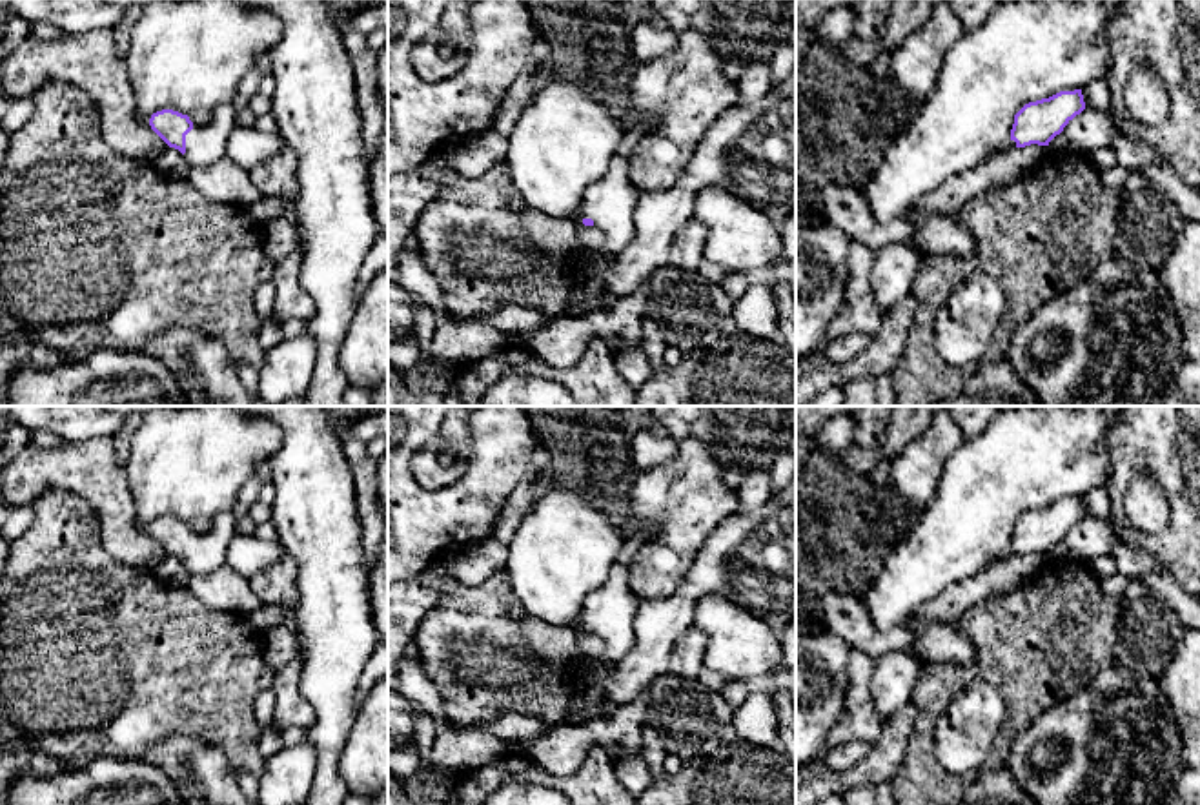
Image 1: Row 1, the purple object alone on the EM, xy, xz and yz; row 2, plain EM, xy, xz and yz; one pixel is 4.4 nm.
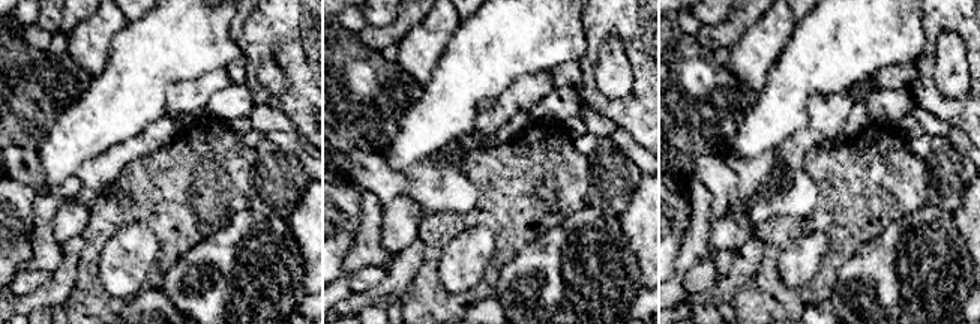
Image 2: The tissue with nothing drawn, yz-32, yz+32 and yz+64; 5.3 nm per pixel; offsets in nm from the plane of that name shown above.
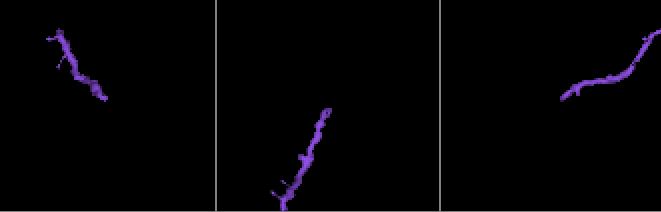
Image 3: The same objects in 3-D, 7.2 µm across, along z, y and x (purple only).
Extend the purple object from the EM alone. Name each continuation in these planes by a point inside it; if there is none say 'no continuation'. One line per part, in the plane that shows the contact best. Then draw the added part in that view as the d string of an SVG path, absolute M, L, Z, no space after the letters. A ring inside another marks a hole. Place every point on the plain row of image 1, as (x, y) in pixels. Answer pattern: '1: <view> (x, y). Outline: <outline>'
1: xy (204, 552). Outline: M231 512L213 517L208 534L193 534L186 543L186 570L191 576L206 576L226 565L228 546L235 535L235 515Z

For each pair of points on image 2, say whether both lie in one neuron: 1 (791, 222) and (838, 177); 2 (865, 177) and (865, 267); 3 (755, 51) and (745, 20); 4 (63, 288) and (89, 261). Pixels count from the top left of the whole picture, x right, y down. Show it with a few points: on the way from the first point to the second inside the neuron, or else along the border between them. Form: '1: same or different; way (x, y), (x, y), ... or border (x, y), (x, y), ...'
1: same; way (808, 222), (838, 194)
2: different; border (893, 224), (868, 240), (839, 269)
3: different; border (764, 15), (730, 48)
4: different; border (84, 240), (75, 284), (63, 305)

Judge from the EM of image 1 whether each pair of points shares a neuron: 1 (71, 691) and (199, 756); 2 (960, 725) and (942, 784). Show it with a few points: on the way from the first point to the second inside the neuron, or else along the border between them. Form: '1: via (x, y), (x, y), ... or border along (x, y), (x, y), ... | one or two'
1: border along (208, 742), (197, 736), (170, 734), (141, 758) | two
2: via (953, 740), (942, 758), (942, 769) | one

